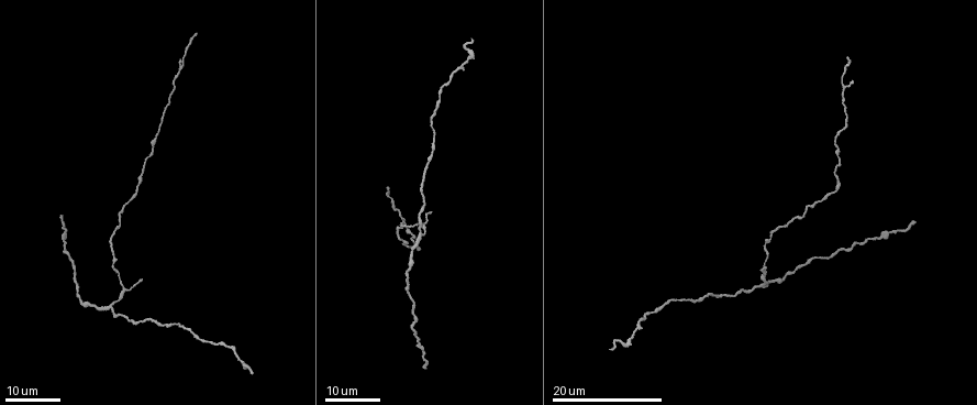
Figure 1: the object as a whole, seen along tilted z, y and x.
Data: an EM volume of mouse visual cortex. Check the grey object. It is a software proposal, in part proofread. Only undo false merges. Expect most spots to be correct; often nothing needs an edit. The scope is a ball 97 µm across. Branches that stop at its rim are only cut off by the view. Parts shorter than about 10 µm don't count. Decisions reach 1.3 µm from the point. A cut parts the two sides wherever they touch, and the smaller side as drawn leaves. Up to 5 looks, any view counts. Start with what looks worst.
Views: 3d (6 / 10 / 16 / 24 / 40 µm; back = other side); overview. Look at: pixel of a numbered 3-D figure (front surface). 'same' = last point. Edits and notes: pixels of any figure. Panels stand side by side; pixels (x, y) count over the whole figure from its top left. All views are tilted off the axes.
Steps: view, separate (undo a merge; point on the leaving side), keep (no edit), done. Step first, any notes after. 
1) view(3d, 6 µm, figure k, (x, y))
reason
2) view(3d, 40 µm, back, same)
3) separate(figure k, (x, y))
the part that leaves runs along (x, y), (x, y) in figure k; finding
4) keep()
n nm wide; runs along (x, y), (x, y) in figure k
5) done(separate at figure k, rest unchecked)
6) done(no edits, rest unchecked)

view(3d, 24 µm, figure 1, (761, 286))
three arms meet

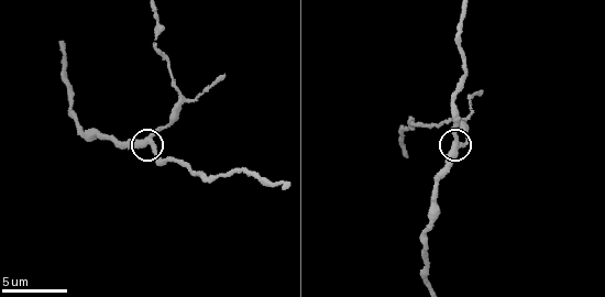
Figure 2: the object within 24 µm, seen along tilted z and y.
view(3d, 6 µm, figure 2, (457, 143))
zoom in

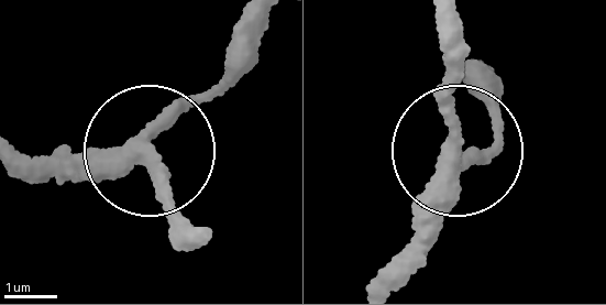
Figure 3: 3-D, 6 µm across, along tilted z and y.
view(3d, 6 µm, back, figure 3, (452, 148))

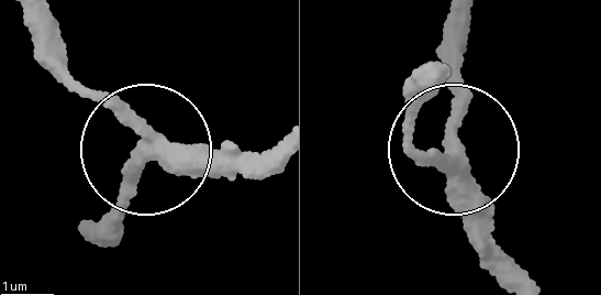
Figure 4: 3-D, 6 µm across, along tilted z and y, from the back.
keep()
runs along (29, 13), (53, 63), (123, 106), (151, 148), (265, 150) in figure 4; continuous, no second cell

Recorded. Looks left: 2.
view(3d, 16 µm, figure 2, (178, 91))
sudden change in width

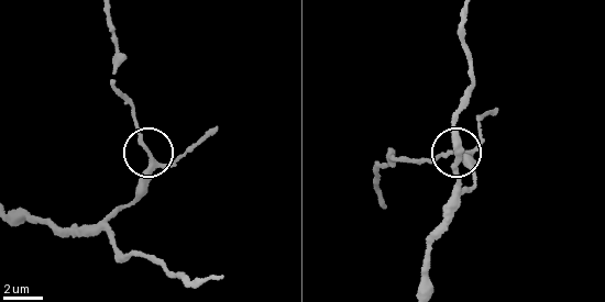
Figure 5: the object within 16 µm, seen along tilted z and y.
view(3d, 16 µm, back, figure 5, (151, 152))

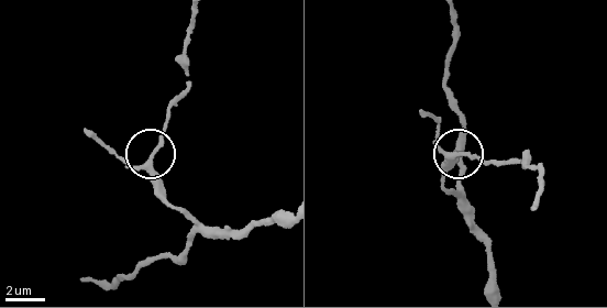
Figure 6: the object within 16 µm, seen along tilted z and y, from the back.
keep()
210 nm wide; runs along (516, 162), (483, 163), (457, 155), (442, 166) in figure 6; one cell here

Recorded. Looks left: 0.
done(no edits, rest unchecked)

